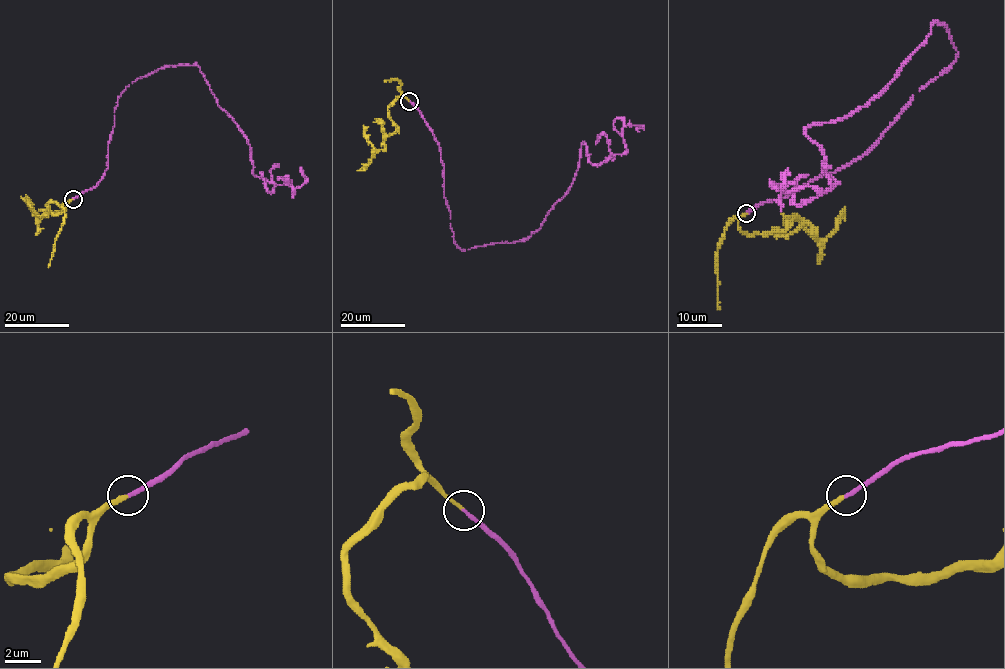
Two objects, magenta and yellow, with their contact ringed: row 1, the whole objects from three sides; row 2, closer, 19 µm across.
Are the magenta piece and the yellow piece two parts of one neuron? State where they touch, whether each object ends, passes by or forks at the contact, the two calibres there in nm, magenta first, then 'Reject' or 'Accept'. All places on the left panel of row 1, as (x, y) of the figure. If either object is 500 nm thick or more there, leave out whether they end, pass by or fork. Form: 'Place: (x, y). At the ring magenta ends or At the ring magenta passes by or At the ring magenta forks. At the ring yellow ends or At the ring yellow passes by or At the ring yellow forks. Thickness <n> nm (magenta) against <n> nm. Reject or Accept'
Place: (73, 199). At the ring magenta ends. At the ring yellow ends. Thickness 220 nm (magenta) against 180 nm. Accept

